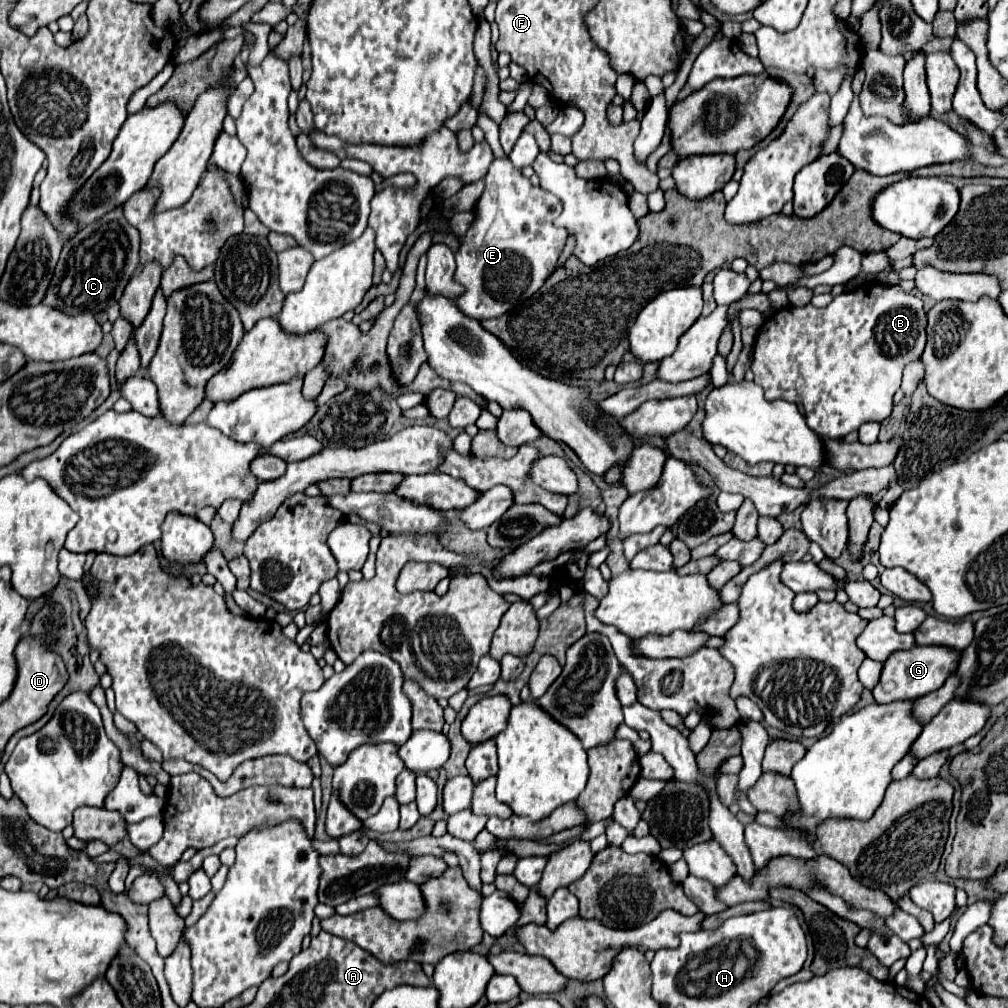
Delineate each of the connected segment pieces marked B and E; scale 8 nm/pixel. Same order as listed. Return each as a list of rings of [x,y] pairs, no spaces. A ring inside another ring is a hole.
[[[882,283],[860,285],[854,291],[846,291],[846,293],[838,295],[838,297],[834,297],[834,301],[828,307],[822,307],[822,309],[818,309],[814,305],[804,305],[804,307],[786,305],[786,307],[778,309],[772,317],[768,317],[764,321],[764,325],[760,327],[760,331],[758,331],[758,337],[756,337],[756,343],[754,343],[754,357],[752,357],[754,383],[764,389],[764,395],[766,395],[768,401],[770,399],[784,399],[784,401],[790,401],[790,403],[802,407],[810,429],[816,431],[818,435],[828,437],[828,439],[840,439],[838,435],[848,435],[852,431],[858,431],[860,425],[864,425],[864,423],[870,423],[870,421],[882,423],[886,417],[890,417],[890,413],[892,413],[892,397],[894,397],[896,389],[900,387],[902,369],[910,361],[918,359],[922,355],[922,351],[924,351],[924,343],[926,343],[926,331],[924,329],[926,329],[926,313],[924,313],[920,297],[904,293],[900,287],[890,287],[890,285],[882,285]]]
[[[494,159],[486,173],[486,189],[476,203],[476,219],[470,231],[464,235],[458,253],[456,253],[456,281],[466,287],[462,299],[458,299],[458,309],[466,311],[466,315],[482,321],[504,315],[512,311],[526,299],[530,299],[550,277],[556,267],[556,261],[564,249],[566,233],[562,227],[554,227],[554,219],[562,213],[562,203],[554,199],[548,191],[540,187],[532,187],[526,177],[510,163],[510,159]]]

